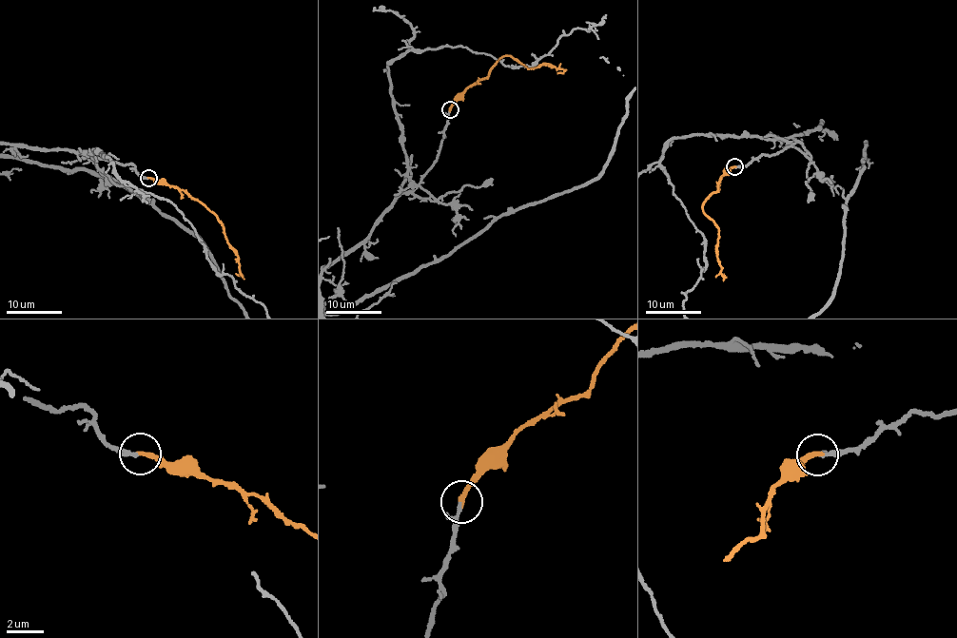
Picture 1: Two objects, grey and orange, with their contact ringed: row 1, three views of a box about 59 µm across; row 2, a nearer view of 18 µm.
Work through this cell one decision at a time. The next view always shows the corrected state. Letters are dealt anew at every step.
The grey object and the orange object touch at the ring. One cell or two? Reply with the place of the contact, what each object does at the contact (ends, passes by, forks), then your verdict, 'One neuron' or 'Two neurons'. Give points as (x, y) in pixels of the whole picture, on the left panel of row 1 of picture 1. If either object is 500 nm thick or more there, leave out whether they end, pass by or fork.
Place: (148, 178). At the ring grey passes by. At the ring orange ends. One neuron

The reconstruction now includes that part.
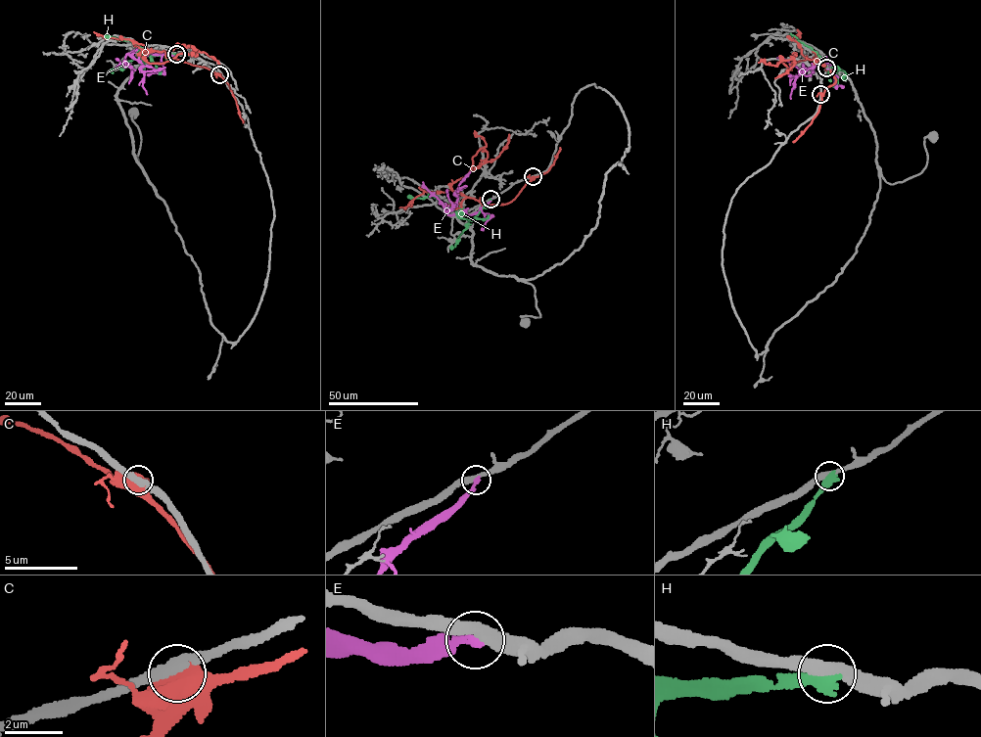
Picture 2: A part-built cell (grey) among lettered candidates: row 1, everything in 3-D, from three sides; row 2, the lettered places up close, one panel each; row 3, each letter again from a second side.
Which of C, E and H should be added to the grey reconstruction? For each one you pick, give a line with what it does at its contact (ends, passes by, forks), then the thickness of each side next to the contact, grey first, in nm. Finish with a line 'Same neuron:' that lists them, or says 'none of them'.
Same neuron: none of them

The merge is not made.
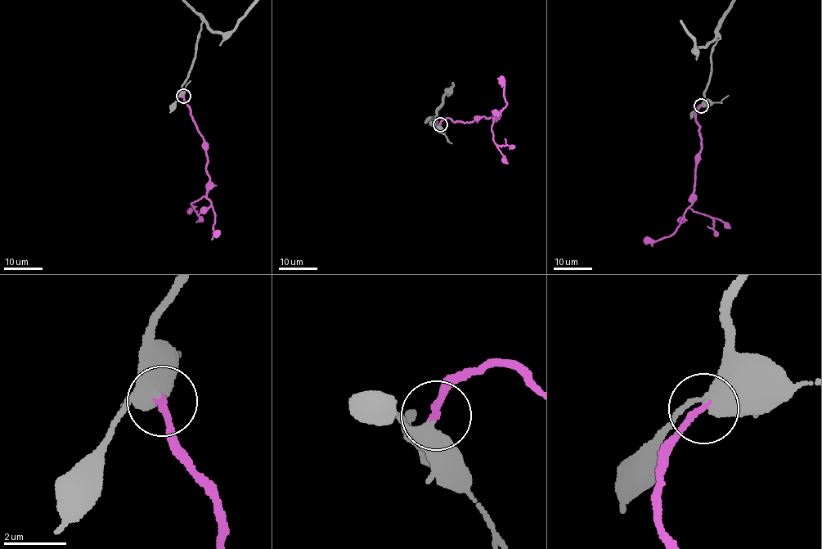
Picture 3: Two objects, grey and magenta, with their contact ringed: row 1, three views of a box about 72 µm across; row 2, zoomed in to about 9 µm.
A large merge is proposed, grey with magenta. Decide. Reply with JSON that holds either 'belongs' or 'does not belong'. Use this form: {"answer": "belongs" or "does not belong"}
{"answer": "belongs"}

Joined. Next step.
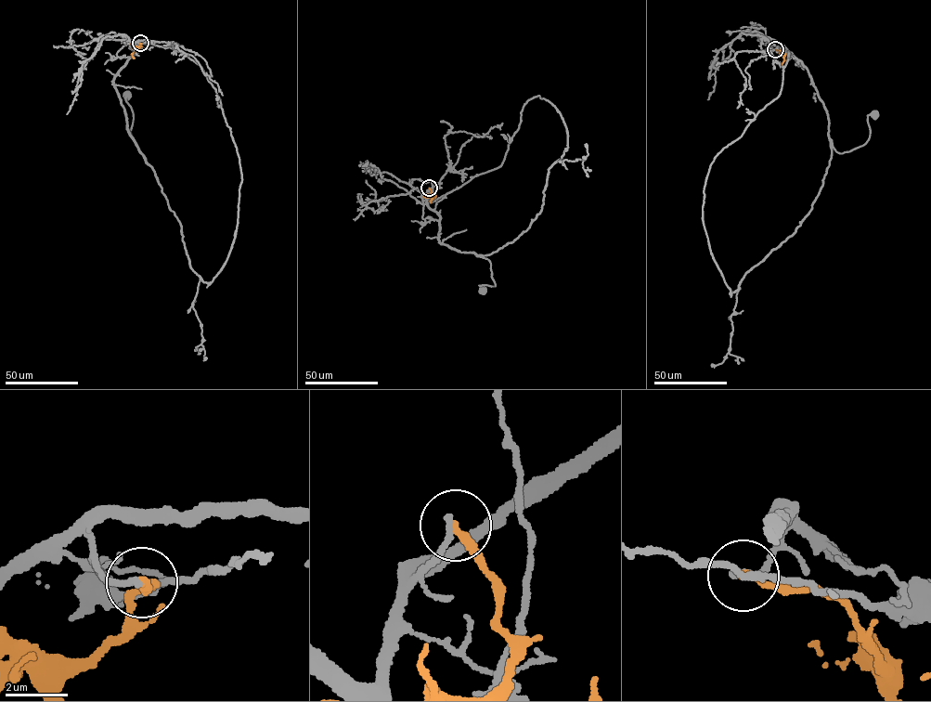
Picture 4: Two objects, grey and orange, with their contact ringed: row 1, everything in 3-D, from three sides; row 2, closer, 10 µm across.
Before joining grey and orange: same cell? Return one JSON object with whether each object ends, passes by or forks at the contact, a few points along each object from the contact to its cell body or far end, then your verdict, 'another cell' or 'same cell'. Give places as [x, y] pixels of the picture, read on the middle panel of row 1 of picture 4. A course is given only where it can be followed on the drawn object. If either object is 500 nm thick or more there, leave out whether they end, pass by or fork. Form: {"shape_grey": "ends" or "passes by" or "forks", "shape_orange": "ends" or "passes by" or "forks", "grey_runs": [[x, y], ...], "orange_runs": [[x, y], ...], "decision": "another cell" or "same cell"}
{"shape_grey": "ends", "shape_orange": "ends", "grey_runs": [[429, 188], [426, 203], [440, 218], [440, 241], [490, 263], [496, 284], [479, 285], [483, 290]], "orange_runs": [[429, 188], [431, 201], [433, 199]], "decision": "another cell"}

